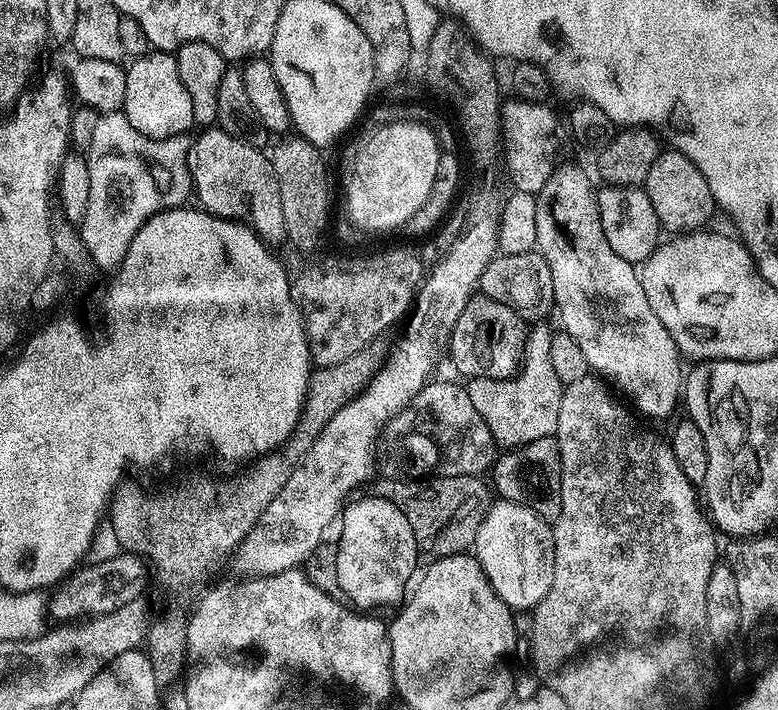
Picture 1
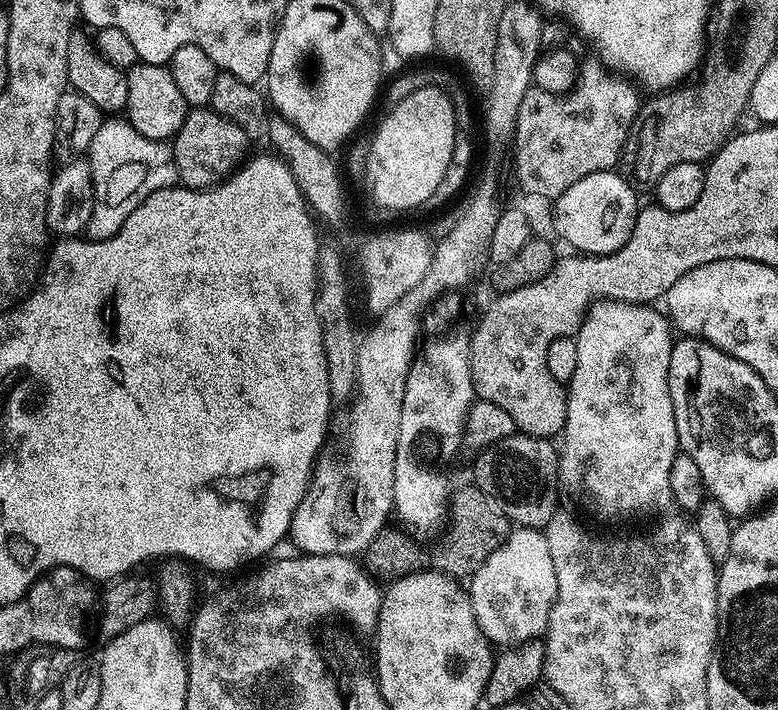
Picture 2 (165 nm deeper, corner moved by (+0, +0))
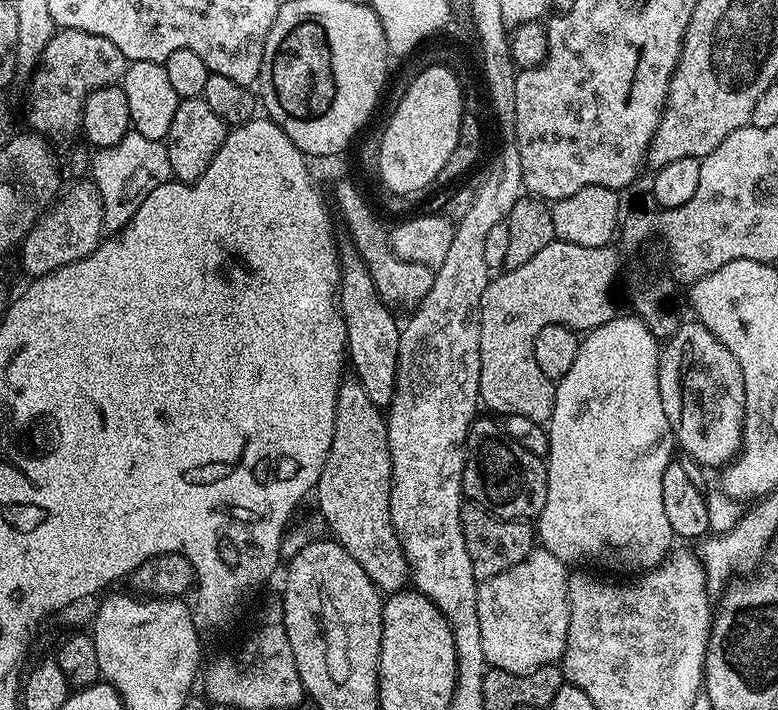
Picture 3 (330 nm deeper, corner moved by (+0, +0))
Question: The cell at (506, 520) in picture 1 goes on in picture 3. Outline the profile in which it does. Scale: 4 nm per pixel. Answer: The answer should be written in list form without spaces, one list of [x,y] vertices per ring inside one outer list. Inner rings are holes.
[[[554,554],[540,556],[540,560],[525,558],[528,561],[528,568],[532,568],[532,572],[536,572],[536,568],[544,568],[544,576],[516,576],[516,566],[510,566],[510,570],[502,570],[502,574],[494,574],[494,578],[490,578],[492,584],[488,584],[488,588],[484,588],[484,592],[478,589],[478,626],[484,628],[482,654],[486,654],[488,664],[492,660],[492,656],[496,656],[493,668],[501,668],[510,674],[526,674],[540,668],[541,661],[532,660],[536,655],[544,656],[540,658],[545,664],[563,661],[570,626],[570,602],[564,604],[564,588],[568,585],[570,572],[568,568],[560,572],[563,562],[560,561],[559,564],[556,564],[559,559],[552,560],[553,556]],[[552,584],[560,584],[560,604],[552,604],[552,596],[548,596],[548,588],[552,588]]]

